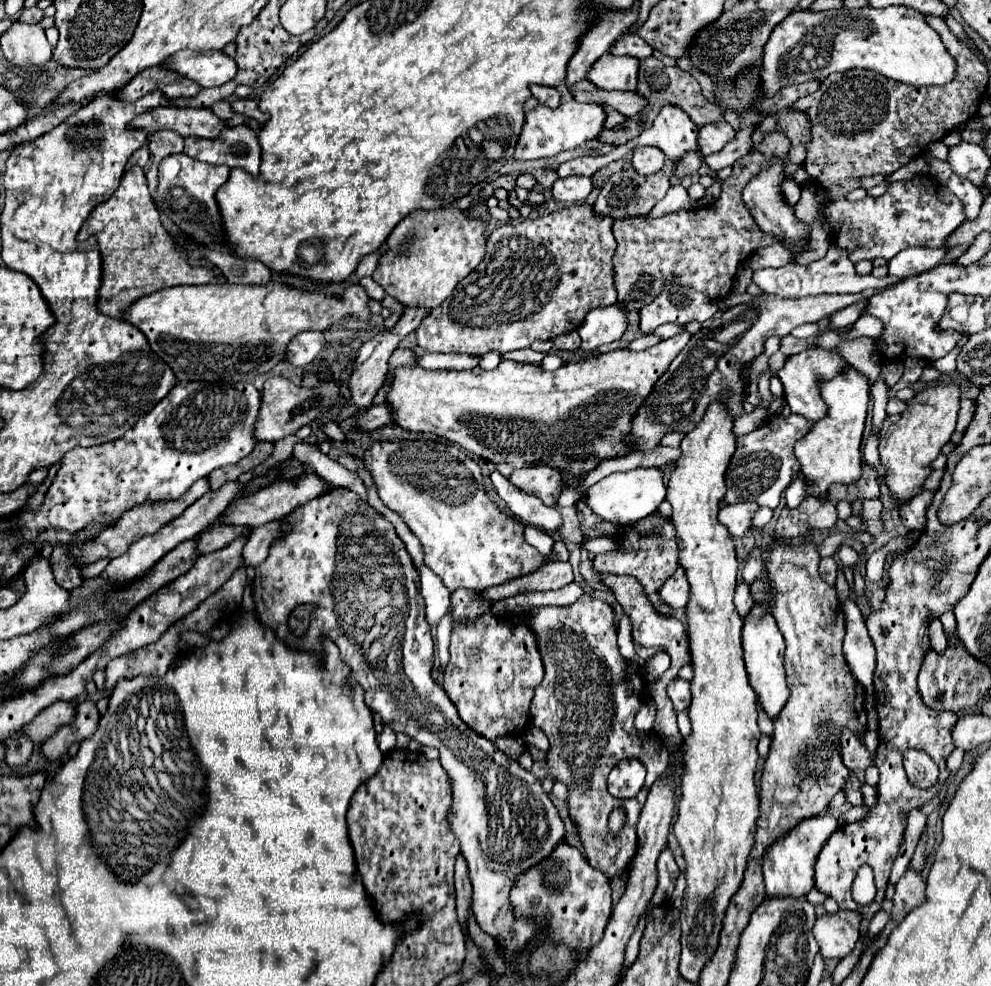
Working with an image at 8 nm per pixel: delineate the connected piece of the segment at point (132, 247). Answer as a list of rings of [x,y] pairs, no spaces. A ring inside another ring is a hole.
[[[134,165],[130,171],[126,171],[122,181],[120,181],[120,187],[112,193],[112,197],[92,211],[92,215],[88,217],[88,221],[84,223],[84,227],[78,233],[78,241],[84,241],[88,237],[98,239],[98,249],[102,255],[102,285],[100,285],[100,293],[98,293],[98,309],[104,315],[122,319],[122,311],[126,307],[130,307],[136,299],[150,295],[154,291],[160,291],[164,287],[200,285],[200,283],[214,283],[216,281],[216,277],[206,267],[190,267],[184,261],[184,257],[178,253],[172,237],[168,235],[168,231],[160,223],[160,213],[152,203],[144,171],[138,165]]]

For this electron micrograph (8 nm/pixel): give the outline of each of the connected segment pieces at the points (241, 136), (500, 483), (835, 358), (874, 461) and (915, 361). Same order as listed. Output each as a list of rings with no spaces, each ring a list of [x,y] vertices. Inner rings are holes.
[[[246,125],[226,127],[220,137],[214,139],[186,137],[184,153],[212,165],[242,167],[252,175],[258,175],[260,167],[260,145],[256,133]]]
[[[498,471],[490,473],[490,481],[492,481],[496,493],[506,501],[508,509],[514,515],[518,515],[524,523],[544,529],[548,533],[556,533],[562,529],[562,515],[556,507],[546,507],[546,505],[542,505],[540,499],[528,497],[528,493],[522,493],[520,489],[516,489]]]
[[[810,347],[810,349],[802,351],[802,353],[798,353],[798,355],[788,357],[784,367],[776,375],[778,375],[778,379],[784,385],[784,401],[790,405],[792,413],[800,413],[800,415],[804,415],[810,421],[822,419],[824,413],[826,413],[826,405],[824,405],[824,401],[820,397],[816,379],[818,377],[832,379],[834,375],[838,375],[840,371],[846,369],[844,365],[848,365],[844,361],[844,357],[840,357],[836,351],[828,351],[828,349],[822,349],[822,347]]]
[[[868,435],[866,445],[864,445],[864,461],[866,461],[868,465],[876,467],[878,477],[884,479],[884,467],[880,465],[880,455],[878,455],[878,441],[880,441],[880,437],[876,437],[876,435]]]
[[[908,357],[908,359],[904,361],[904,365],[906,365],[906,373],[902,375],[902,379],[900,379],[892,389],[888,389],[888,395],[890,395],[890,397],[896,397],[896,391],[898,391],[898,389],[904,389],[904,387],[914,385],[914,383],[920,379],[922,369],[926,367],[926,361],[920,359],[920,357]]]

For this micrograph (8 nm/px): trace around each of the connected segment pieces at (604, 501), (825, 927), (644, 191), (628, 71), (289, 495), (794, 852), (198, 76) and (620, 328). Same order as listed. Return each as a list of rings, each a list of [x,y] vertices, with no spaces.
[[[658,467],[650,469],[632,469],[626,473],[612,473],[604,479],[600,479],[596,485],[592,485],[586,493],[588,507],[600,515],[608,523],[616,525],[628,525],[636,523],[638,519],[644,519],[646,515],[652,515],[658,505],[664,501],[664,473]]]
[[[838,911],[834,915],[822,915],[814,923],[814,937],[820,945],[824,959],[844,959],[852,953],[860,937],[860,915],[850,911]]]
[[[624,169],[620,173],[614,173],[608,179],[608,183],[602,187],[602,191],[594,203],[594,211],[600,215],[610,215],[614,219],[622,219],[622,217],[630,217],[630,215],[646,215],[666,195],[668,189],[670,189],[670,181],[664,171],[654,173],[652,177],[640,177],[636,173],[636,169]]]
[[[604,53],[588,71],[588,81],[604,91],[634,91],[638,81],[638,59]]]
[[[302,475],[298,483],[292,483],[292,481],[278,481],[278,483],[272,483],[264,489],[258,489],[256,493],[248,493],[248,495],[242,495],[238,499],[234,499],[228,509],[224,511],[224,515],[220,517],[222,523],[226,525],[248,525],[248,527],[260,527],[268,521],[274,521],[274,519],[284,519],[288,517],[296,507],[304,505],[306,501],[322,495],[326,489],[326,483],[318,477],[318,475]]]
[[[822,813],[808,821],[802,821],[800,825],[796,825],[796,829],[792,829],[792,833],[780,837],[780,841],[776,841],[776,845],[772,845],[768,853],[764,853],[764,861],[762,861],[762,875],[768,897],[804,897],[808,891],[812,891],[814,865],[818,853],[824,847],[824,843],[830,839],[830,833],[834,833],[836,829],[838,829],[836,817]]]
[[[186,49],[168,57],[160,67],[198,83],[200,87],[220,87],[236,75],[234,59],[226,57],[222,51],[192,53]]]
[[[614,303],[604,309],[594,309],[580,325],[578,333],[582,339],[582,349],[598,349],[602,343],[612,343],[624,335],[628,327],[628,317],[624,305]]]

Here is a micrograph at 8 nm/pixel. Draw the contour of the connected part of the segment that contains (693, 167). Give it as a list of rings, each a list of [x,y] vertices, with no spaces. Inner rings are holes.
[[[688,153],[680,163],[676,163],[676,169],[674,169],[674,175],[676,177],[686,177],[686,175],[694,175],[700,167],[700,161],[702,161],[702,155],[700,153]]]

